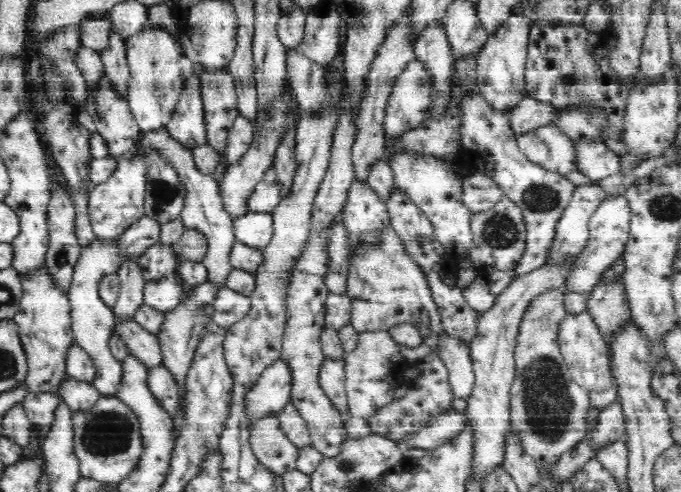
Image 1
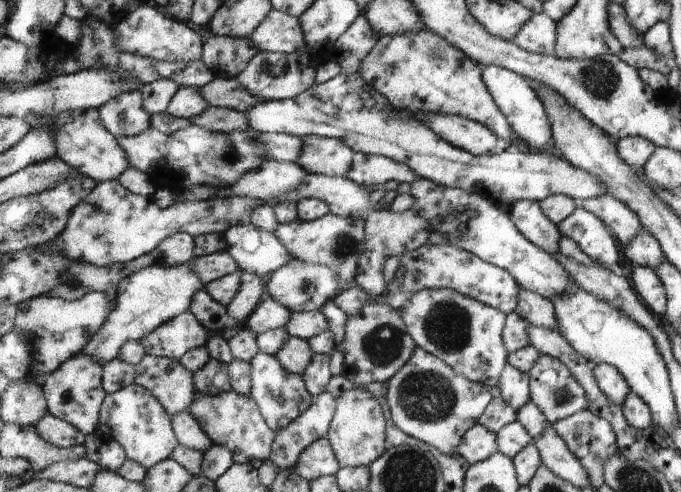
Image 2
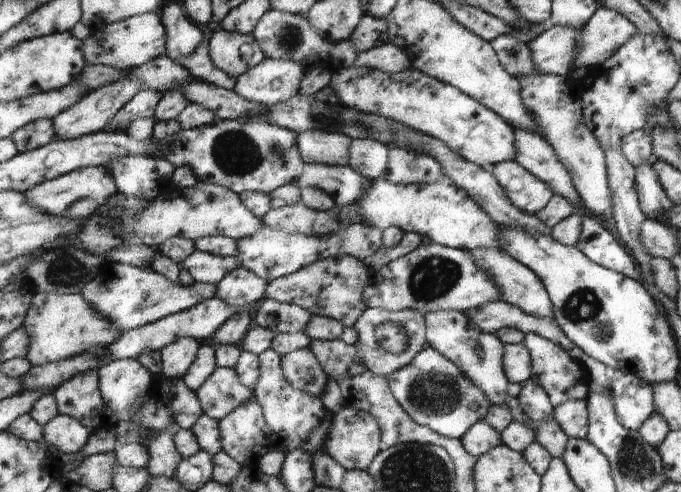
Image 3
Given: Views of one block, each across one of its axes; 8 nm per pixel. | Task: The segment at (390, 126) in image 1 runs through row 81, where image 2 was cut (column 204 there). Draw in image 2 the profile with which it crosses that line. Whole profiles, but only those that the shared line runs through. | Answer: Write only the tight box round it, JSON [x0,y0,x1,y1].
[189,391,275,464]

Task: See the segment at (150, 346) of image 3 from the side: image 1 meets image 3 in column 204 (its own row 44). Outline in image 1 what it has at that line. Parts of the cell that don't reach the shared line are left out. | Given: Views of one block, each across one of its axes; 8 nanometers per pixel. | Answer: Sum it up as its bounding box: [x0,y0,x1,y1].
[295,6,343,67]

